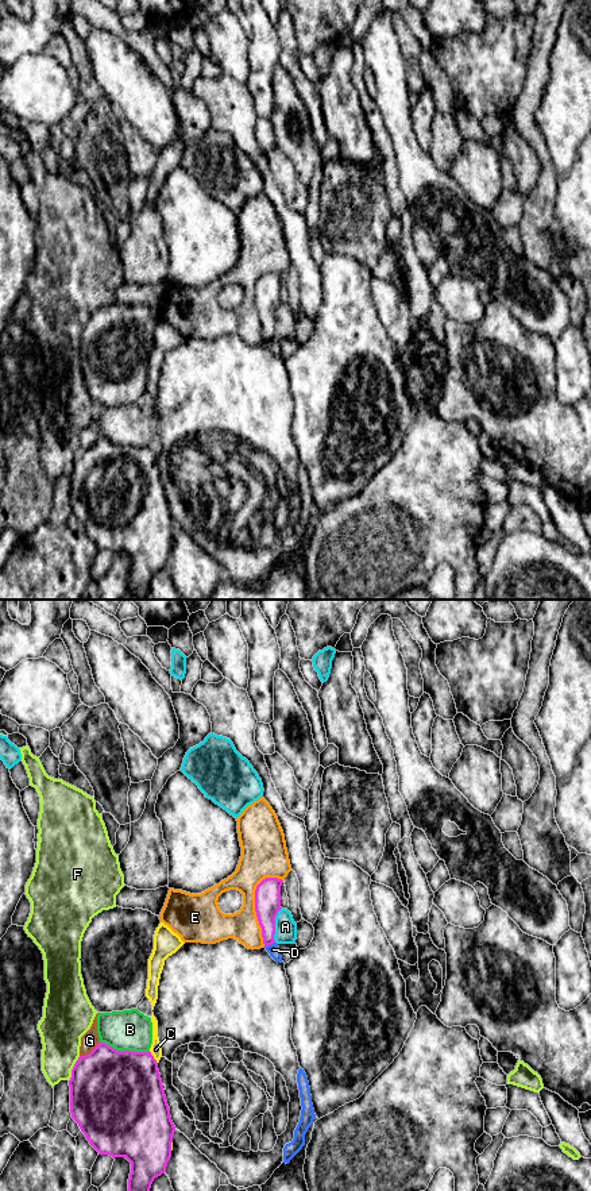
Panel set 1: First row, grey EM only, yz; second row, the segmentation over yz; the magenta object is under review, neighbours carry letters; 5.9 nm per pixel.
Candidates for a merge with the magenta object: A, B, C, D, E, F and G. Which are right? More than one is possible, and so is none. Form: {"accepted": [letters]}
{"accepted": []}

